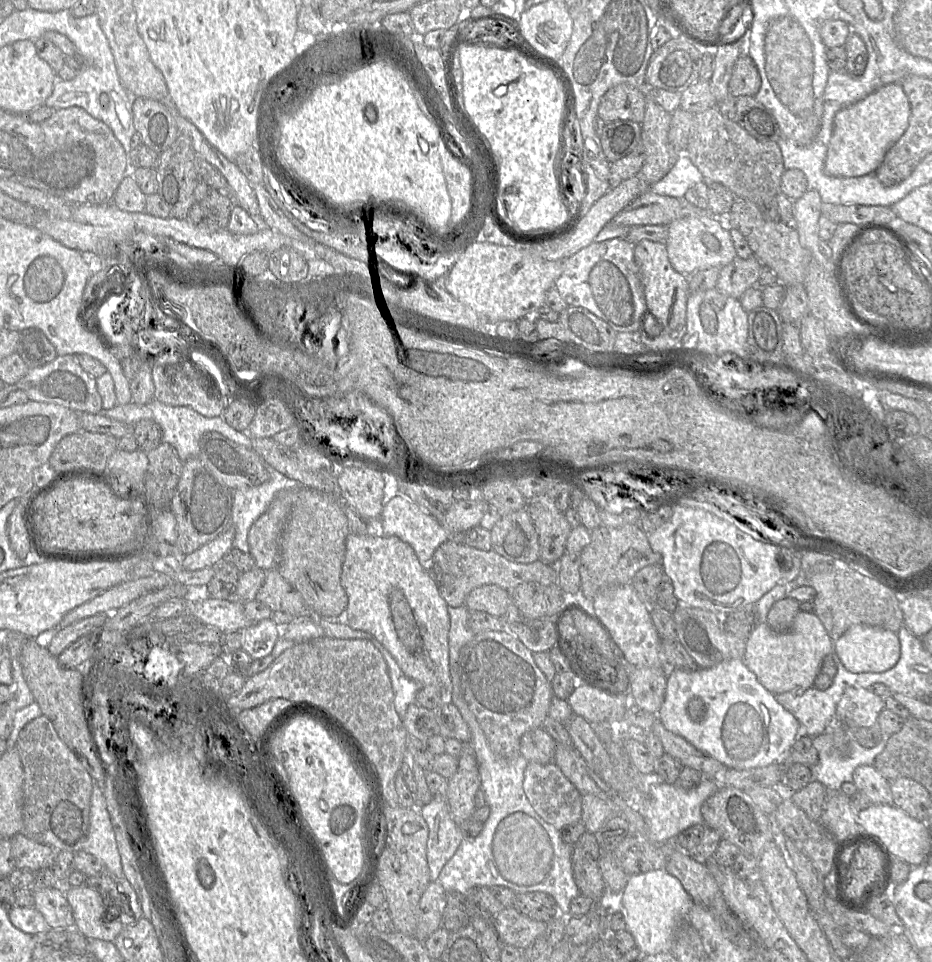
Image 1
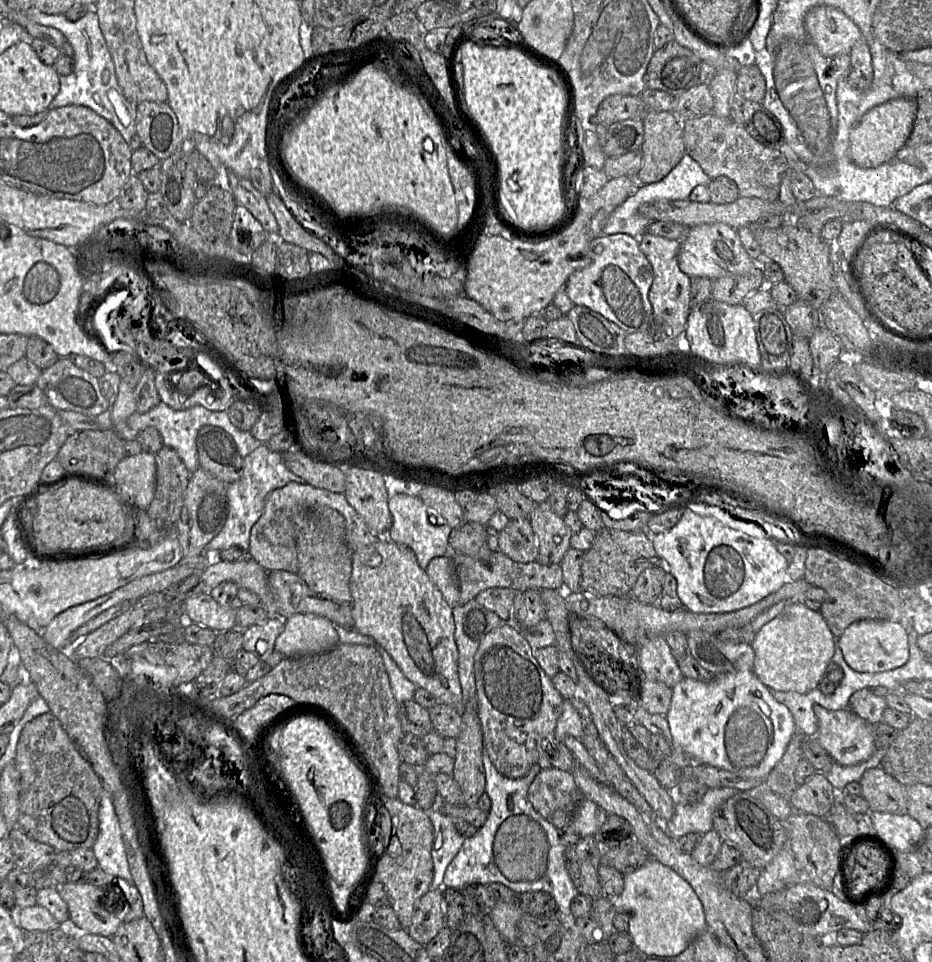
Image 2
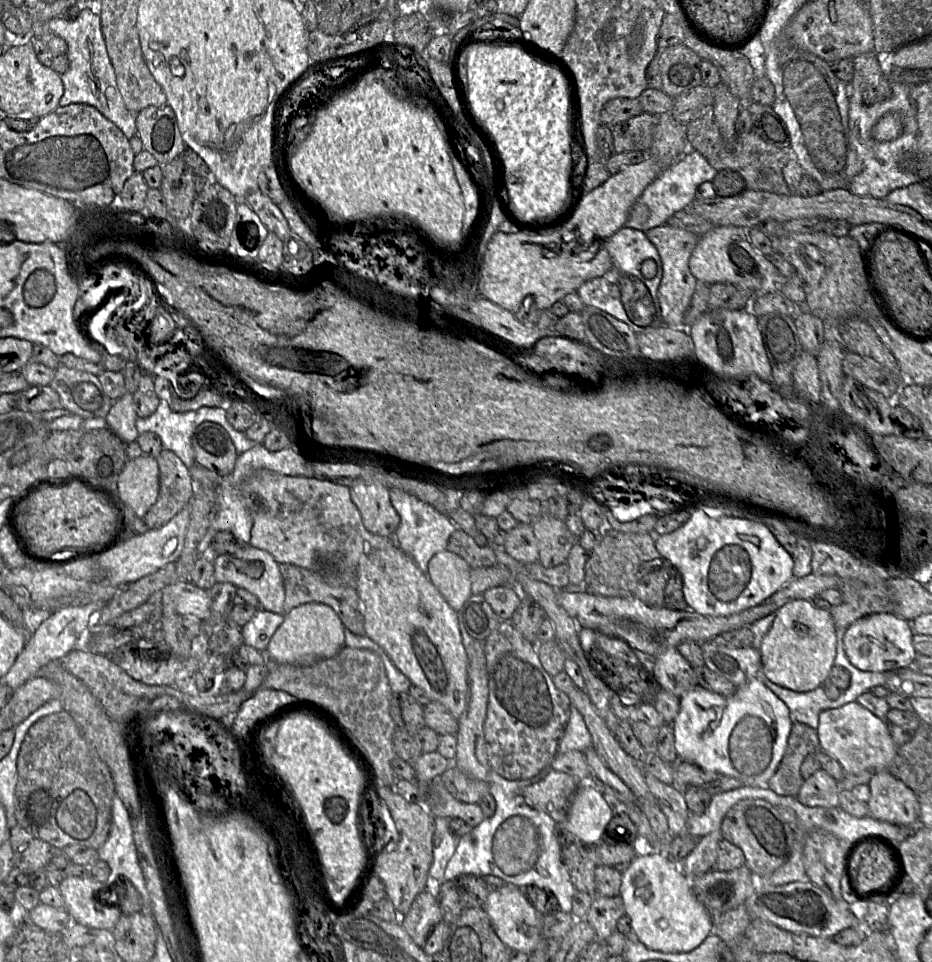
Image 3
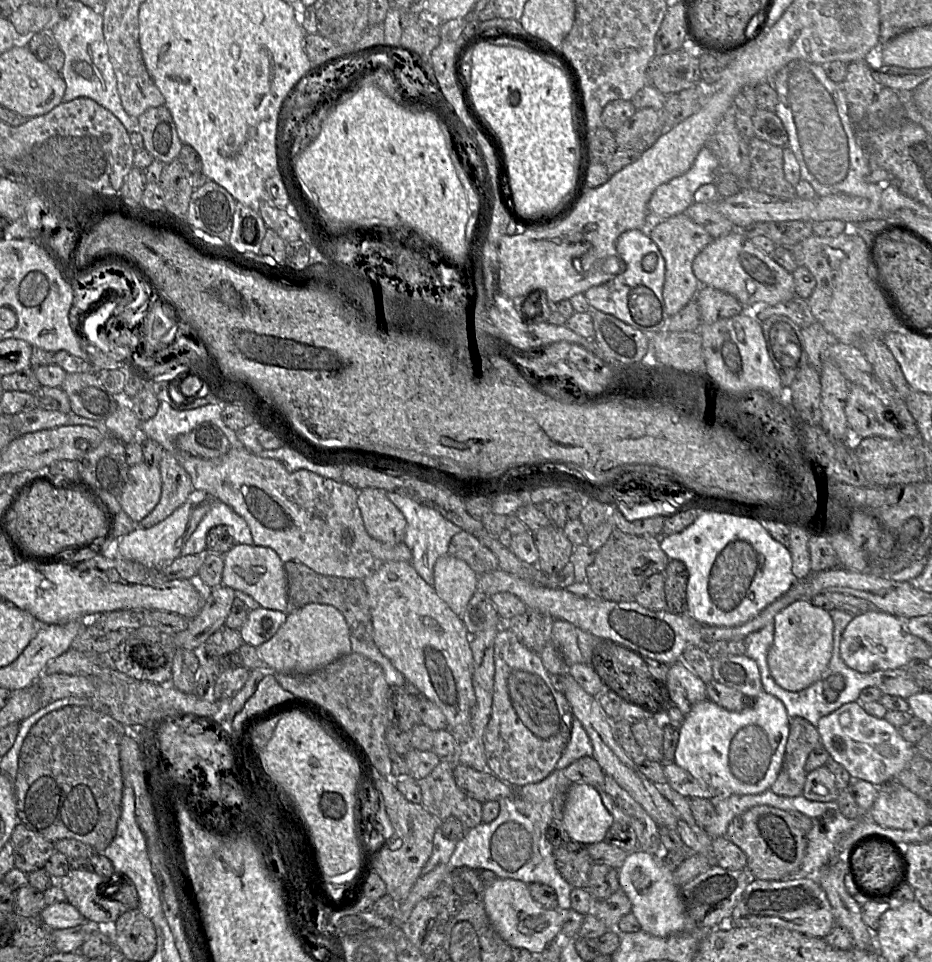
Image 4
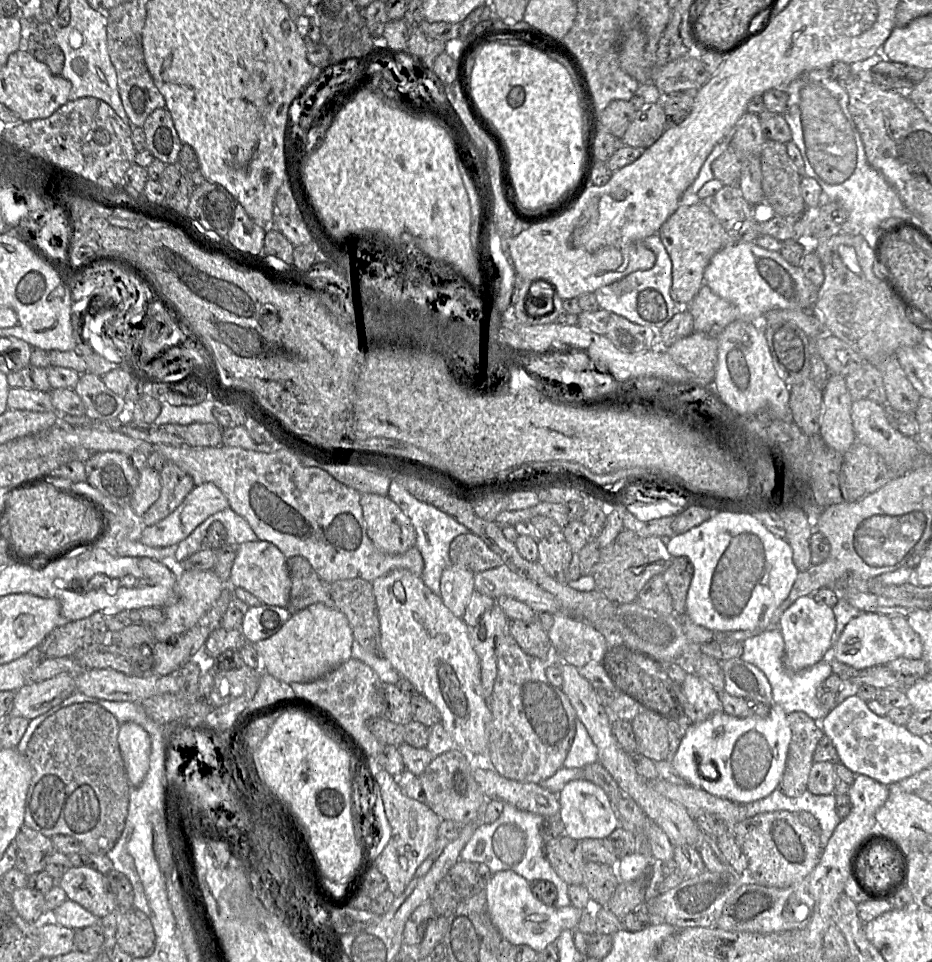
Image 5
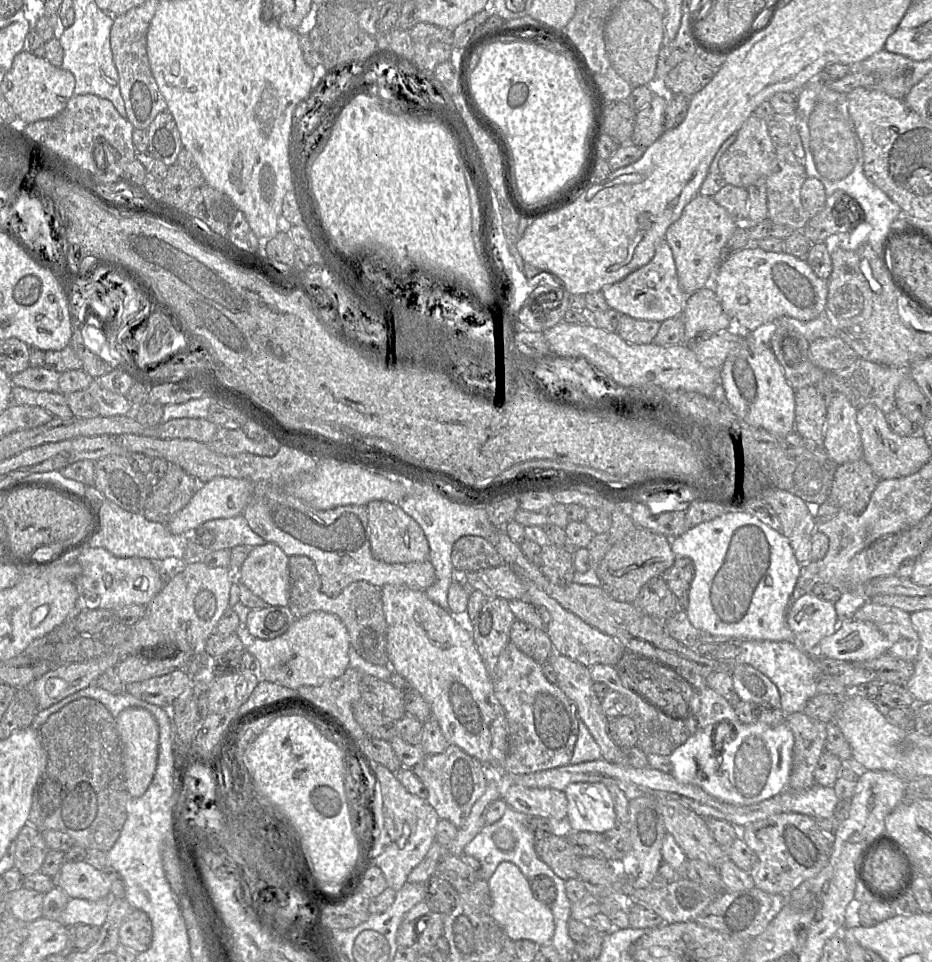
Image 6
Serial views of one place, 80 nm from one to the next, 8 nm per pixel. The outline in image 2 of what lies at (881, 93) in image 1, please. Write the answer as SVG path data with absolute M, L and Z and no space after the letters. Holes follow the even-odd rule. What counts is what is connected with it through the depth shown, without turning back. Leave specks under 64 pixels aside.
M905 97L892 99L866 112L850 132L848 156L851 161L860 168L874 168L891 160L906 144L916 112L916 100Z

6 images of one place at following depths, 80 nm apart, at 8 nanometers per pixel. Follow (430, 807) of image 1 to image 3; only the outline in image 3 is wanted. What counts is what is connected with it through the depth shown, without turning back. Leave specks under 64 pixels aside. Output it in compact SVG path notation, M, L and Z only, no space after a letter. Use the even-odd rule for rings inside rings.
M434 817L432 837L432 864L429 869L429 887L443 881L444 871L449 859L454 854L459 837L449 832L449 819Z

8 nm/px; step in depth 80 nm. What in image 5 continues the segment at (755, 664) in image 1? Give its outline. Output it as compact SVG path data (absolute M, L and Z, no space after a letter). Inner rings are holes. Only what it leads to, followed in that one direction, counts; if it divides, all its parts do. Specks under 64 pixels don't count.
M812 595L798 598L783 612L778 621L778 629L785 644L783 661L786 668L791 672L798 672L827 657L835 627L832 607L816 602Z

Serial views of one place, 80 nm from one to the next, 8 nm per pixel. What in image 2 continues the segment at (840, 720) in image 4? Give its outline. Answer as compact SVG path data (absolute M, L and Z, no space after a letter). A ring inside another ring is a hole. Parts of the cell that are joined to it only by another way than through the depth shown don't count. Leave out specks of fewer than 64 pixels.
M814 705L813 709L819 721L815 738L834 762L842 766L852 766L862 763L872 756L876 746L871 724L849 708L831 711L820 705Z

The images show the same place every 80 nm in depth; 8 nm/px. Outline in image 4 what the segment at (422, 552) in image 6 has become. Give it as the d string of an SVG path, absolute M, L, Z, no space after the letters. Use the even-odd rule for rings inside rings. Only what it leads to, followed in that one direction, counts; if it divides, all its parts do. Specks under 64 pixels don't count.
M379 488L359 490L357 505L370 537L385 544L396 544L403 541L406 519L388 499L385 490Z

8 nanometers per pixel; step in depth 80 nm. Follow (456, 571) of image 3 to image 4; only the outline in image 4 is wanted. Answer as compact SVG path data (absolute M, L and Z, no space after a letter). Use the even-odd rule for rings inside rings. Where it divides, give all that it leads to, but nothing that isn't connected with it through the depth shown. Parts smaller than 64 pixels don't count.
M446 554L436 560L433 576L433 588L438 596L461 617L477 591L479 575L465 561Z

